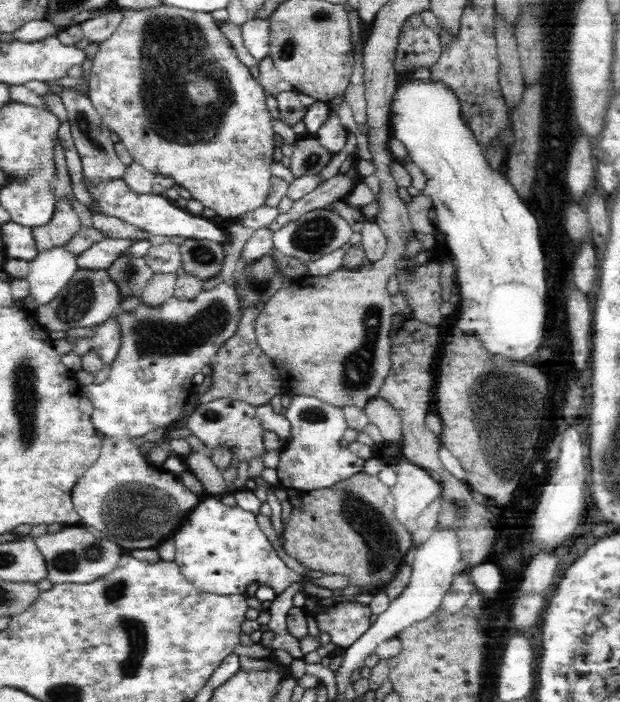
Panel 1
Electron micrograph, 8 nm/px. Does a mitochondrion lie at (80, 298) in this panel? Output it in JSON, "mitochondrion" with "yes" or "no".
{"mitochondrion":"yes"}

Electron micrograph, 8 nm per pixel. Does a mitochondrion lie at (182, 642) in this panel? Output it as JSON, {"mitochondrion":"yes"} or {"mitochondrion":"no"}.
{"mitochondrion":"no"}

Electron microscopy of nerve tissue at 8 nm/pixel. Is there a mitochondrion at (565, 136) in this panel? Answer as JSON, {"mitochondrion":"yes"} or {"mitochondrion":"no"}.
{"mitochondrion":"no"}

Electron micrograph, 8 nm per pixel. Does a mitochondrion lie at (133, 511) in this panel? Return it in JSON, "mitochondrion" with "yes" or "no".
{"mitochondrion":"yes"}

